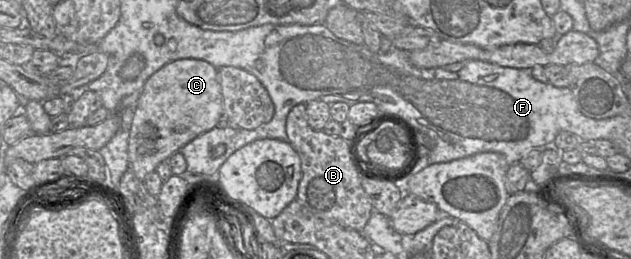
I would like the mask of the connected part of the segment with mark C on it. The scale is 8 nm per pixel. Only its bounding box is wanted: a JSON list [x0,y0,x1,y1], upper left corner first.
[128,59,223,181]

